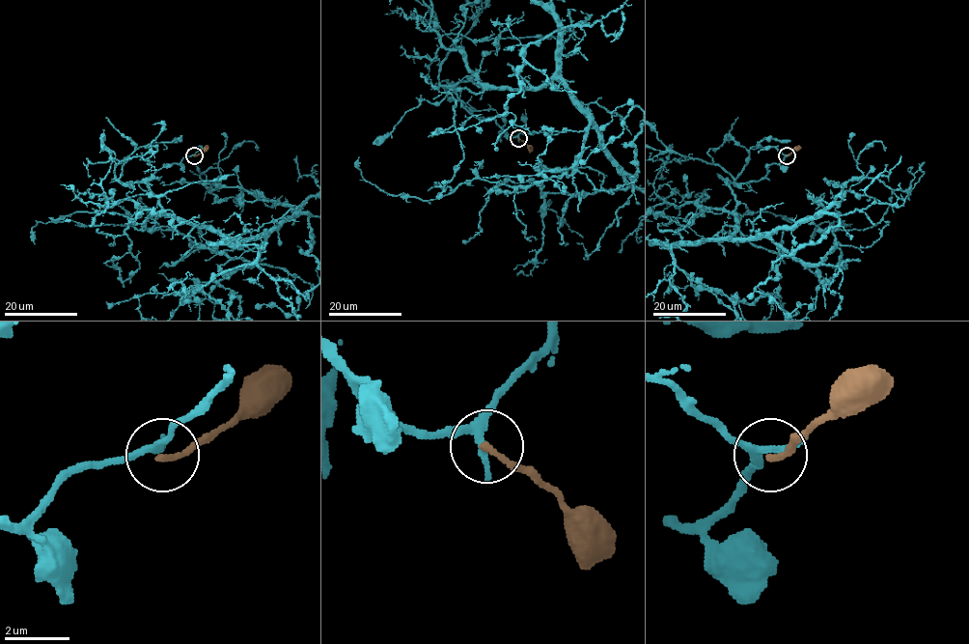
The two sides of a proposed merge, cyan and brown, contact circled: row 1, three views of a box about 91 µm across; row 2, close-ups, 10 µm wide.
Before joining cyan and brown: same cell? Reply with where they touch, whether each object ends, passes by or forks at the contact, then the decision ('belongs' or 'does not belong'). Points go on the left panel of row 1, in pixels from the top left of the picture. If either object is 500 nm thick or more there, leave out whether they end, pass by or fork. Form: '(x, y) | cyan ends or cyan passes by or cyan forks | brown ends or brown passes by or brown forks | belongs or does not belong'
(194, 155) | cyan passes by | brown ends | does not belong

